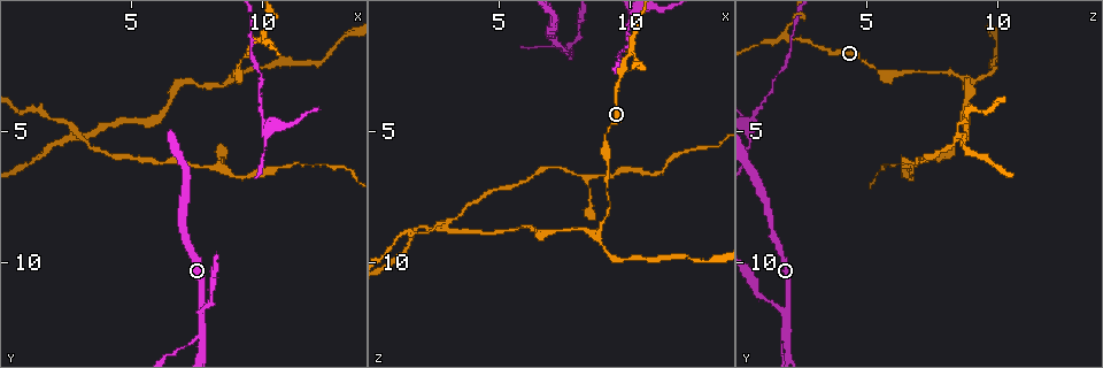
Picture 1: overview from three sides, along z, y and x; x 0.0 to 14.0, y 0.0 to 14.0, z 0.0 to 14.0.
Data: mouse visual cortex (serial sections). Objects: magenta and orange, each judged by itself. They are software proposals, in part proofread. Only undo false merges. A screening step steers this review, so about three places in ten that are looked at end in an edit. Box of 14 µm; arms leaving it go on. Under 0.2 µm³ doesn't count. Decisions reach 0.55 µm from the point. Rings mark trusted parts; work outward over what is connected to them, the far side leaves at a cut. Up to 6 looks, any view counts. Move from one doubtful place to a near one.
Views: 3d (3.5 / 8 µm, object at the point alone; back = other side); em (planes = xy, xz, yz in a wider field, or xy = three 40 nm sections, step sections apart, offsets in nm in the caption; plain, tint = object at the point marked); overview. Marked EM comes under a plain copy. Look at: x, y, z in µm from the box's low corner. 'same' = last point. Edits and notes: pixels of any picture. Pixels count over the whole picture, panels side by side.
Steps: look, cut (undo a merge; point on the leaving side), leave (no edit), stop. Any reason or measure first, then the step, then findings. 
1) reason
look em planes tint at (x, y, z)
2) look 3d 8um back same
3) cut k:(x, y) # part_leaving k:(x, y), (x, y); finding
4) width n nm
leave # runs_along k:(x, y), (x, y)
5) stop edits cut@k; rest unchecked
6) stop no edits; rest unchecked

a fork
look 3d 3.5um at (7.7, 11.9, 2.0)

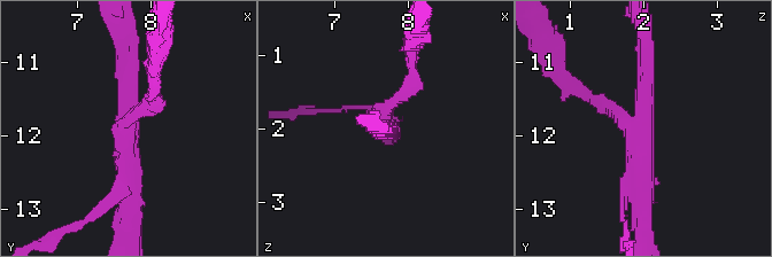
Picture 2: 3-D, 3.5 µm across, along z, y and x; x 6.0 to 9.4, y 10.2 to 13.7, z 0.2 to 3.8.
arms 3; arm_widths 200, 250, 300 nm
look em xy step 2 tint at (7.65, 11.90, 1.95)

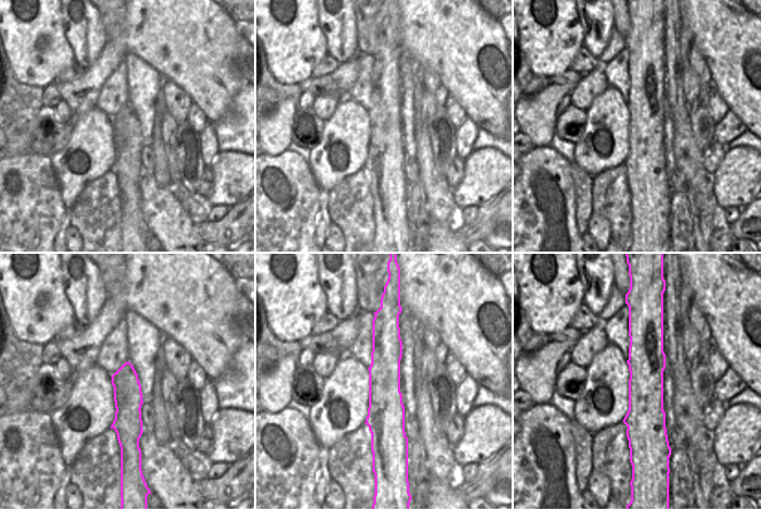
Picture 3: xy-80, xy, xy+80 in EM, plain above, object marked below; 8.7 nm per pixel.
cut 2:(408, 93) # part_leaving 2:(383, 118), (410, 88), (414, 45); two cells meet here

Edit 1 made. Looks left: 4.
see it whole again
look overview

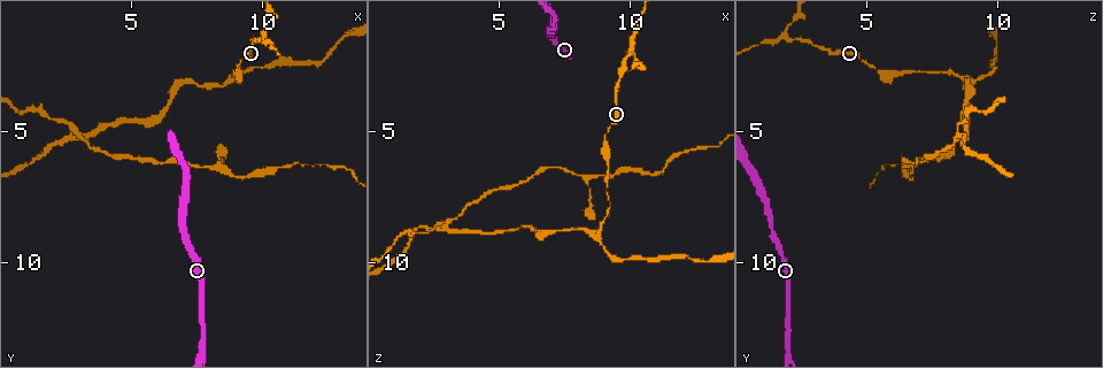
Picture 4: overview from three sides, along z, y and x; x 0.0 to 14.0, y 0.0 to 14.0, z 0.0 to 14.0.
branch point
look 3d 3.5um back at (10.1, 1.4, 2.0)

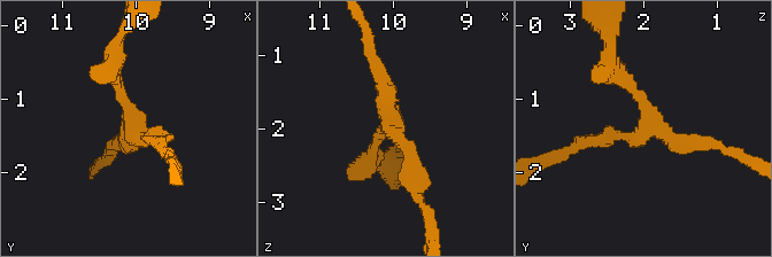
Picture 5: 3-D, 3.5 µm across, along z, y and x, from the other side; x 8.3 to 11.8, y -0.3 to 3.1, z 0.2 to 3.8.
arms 3; arm_widths 150, 200, 200 nm
look em xy step 3 tint at (10.00, 1.45, 1.95)

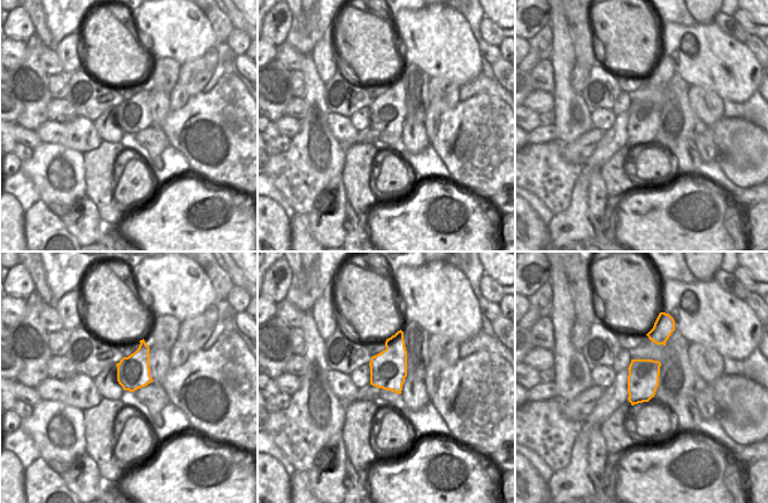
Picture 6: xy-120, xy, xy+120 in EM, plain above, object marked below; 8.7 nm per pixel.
another direction
look em xy step 2 tint same

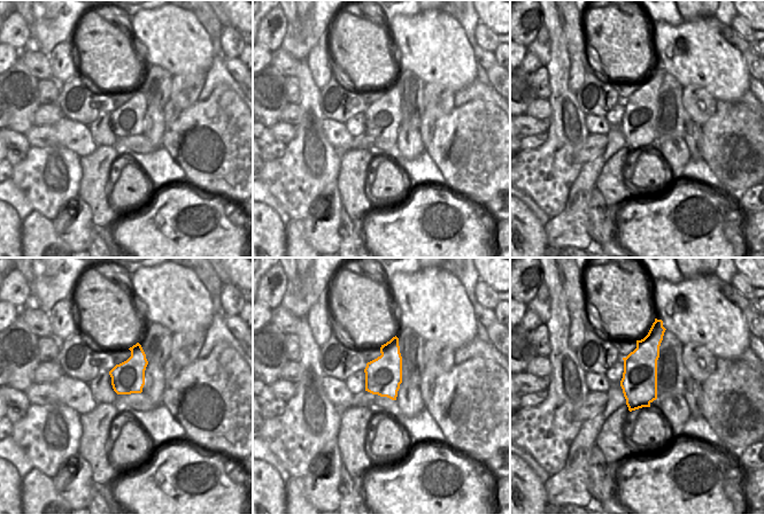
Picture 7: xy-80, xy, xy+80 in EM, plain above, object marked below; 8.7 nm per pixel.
leave # runs_along 5:(160, 140), (134, 133), (110, 69); continuous, no second cell

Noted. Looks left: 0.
stop edits cut@2; rest unchecked

